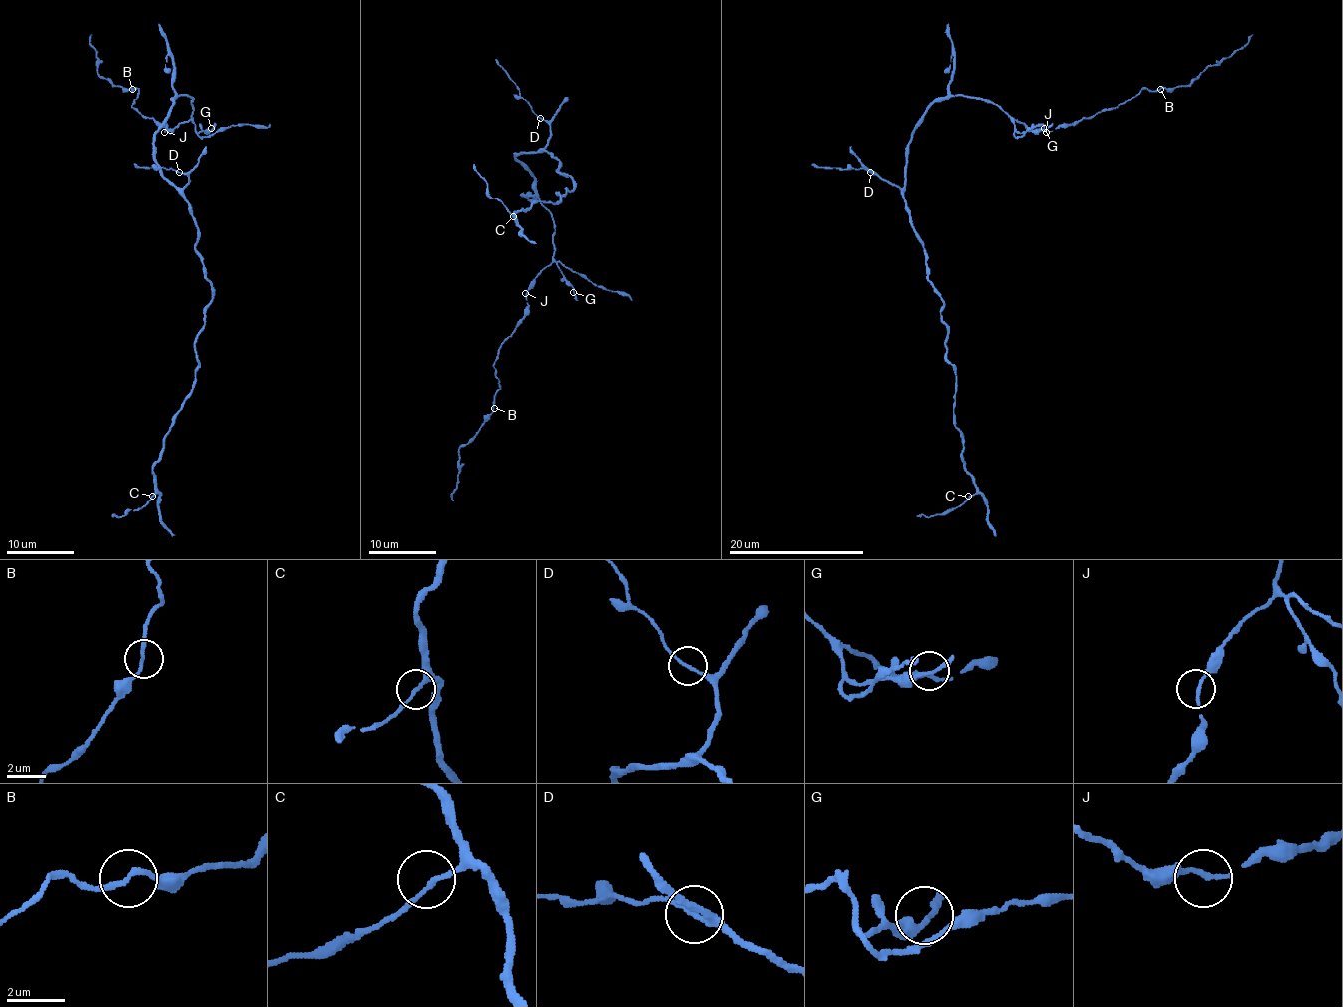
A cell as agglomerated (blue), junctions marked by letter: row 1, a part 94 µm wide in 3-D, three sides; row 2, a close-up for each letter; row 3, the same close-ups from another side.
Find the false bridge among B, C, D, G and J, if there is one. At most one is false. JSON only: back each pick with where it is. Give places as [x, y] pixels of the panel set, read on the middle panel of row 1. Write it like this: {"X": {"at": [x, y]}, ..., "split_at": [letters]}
{"split_at": []}

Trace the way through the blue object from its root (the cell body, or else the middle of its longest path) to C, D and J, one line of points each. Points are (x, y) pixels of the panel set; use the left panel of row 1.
C: (155, 159), (189, 206), (211, 299), (194, 344), (194, 388), (164, 438), (152, 496)
D: (155, 159), (159, 171), (177, 188), (182, 188), (188, 182), (188, 176), (179, 172)
J: (155, 159), (155, 130), (174, 99), (177, 96), (189, 96), (193, 99), (191, 118), (174, 130), (164, 132)

